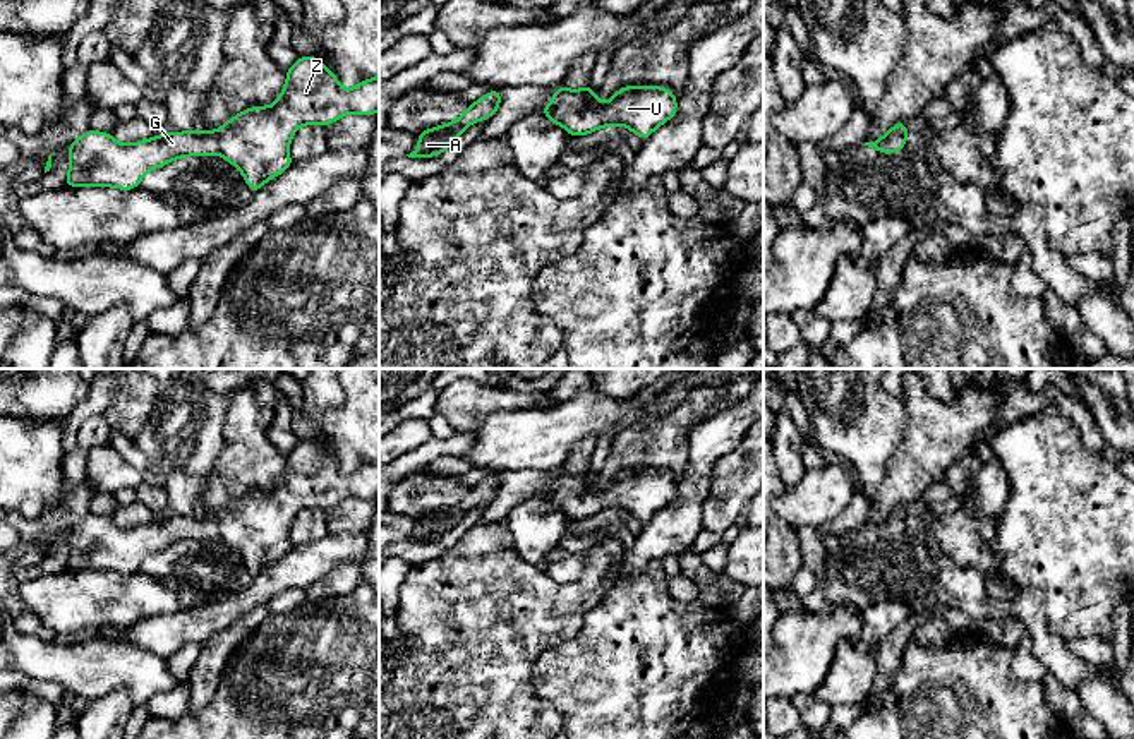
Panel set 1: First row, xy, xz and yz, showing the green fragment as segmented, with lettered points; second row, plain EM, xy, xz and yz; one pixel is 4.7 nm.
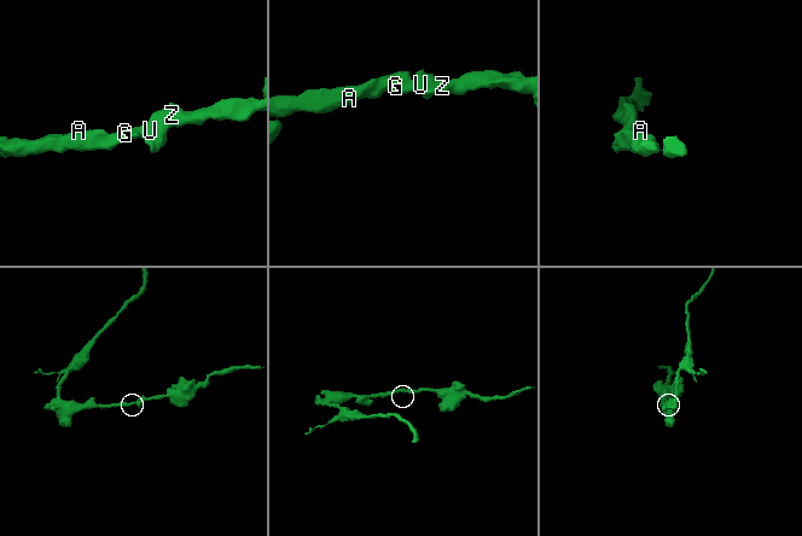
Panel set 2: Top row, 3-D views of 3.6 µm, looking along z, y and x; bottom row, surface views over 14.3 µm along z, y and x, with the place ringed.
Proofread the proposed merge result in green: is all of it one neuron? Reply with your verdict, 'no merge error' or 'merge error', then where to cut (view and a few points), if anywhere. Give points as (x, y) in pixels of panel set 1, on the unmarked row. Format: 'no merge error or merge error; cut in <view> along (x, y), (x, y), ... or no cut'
no merge error; no cut

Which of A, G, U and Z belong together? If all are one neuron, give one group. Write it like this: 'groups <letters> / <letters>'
groups A G U Z

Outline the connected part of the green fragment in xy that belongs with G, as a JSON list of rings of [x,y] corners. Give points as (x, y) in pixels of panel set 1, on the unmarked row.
[[[299,441],[273,490],[250,490],[218,514],[165,516],[120,528],[110,516],[87,514],[67,530],[70,552],[65,571],[115,571],[132,574],[142,561],[185,540],[220,538],[237,550],[256,578],[269,562],[292,550],[292,520],[302,509],[329,509],[347,497],[379,496],[379,460],[343,473],[316,441]]]

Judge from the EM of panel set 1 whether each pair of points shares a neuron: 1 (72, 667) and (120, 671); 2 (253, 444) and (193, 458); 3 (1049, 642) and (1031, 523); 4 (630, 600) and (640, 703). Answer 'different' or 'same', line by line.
1: same
2: different
3: different
4: same

